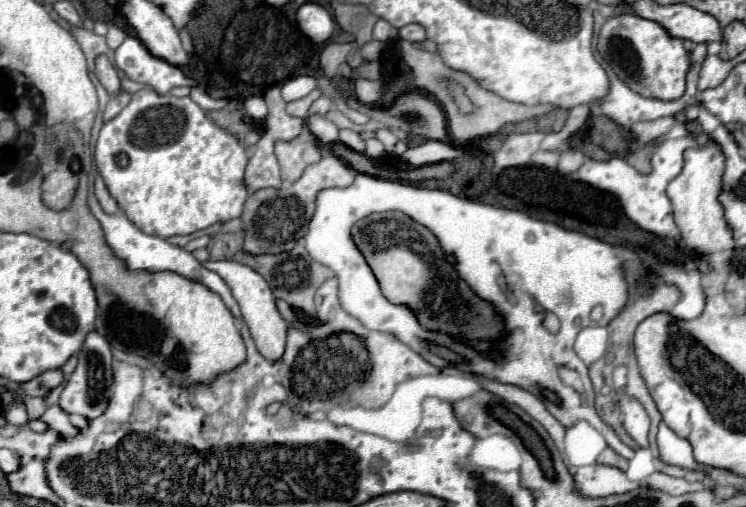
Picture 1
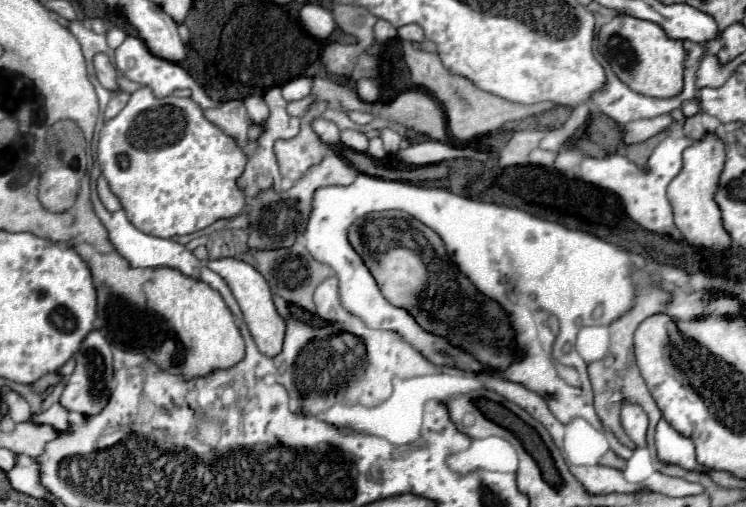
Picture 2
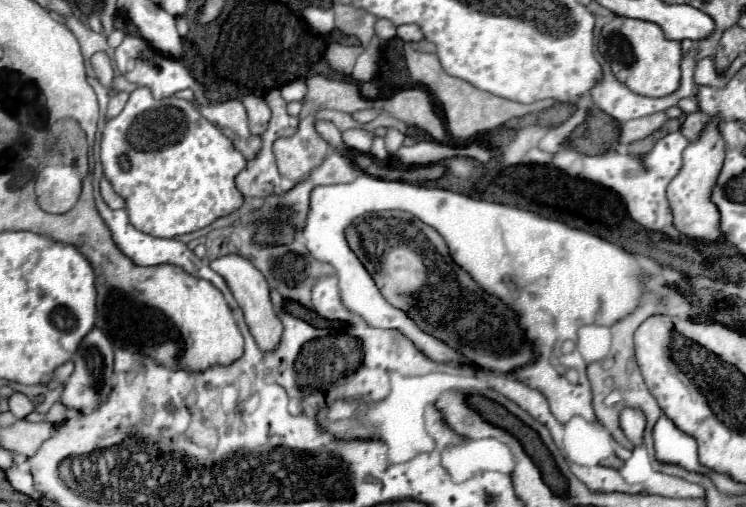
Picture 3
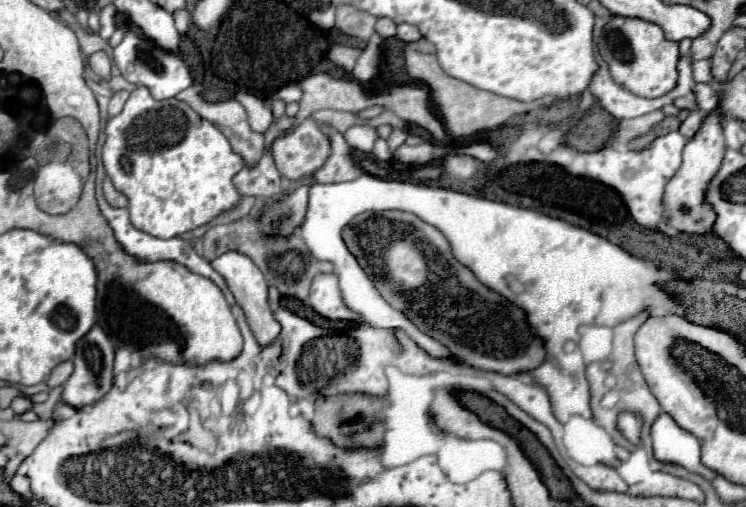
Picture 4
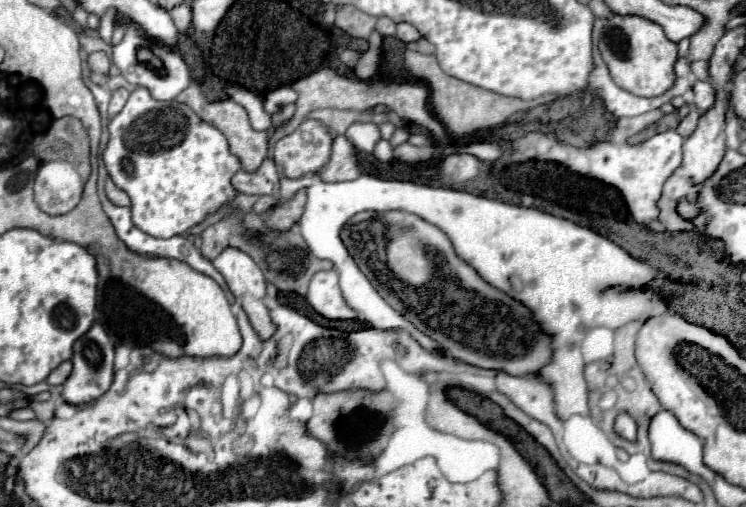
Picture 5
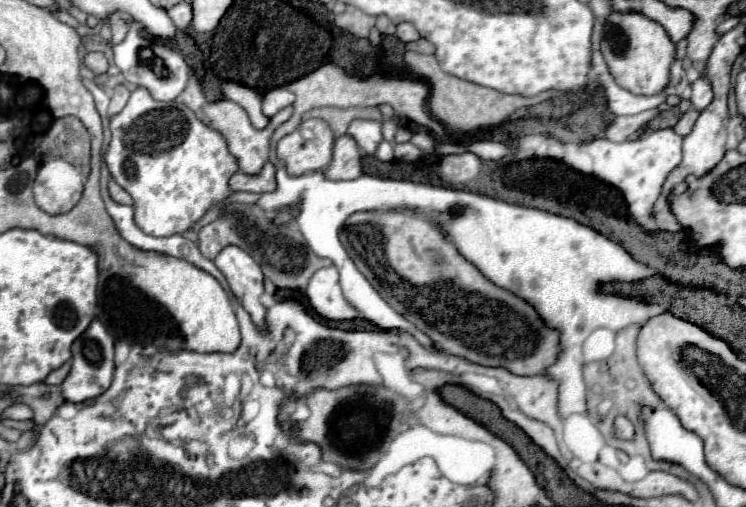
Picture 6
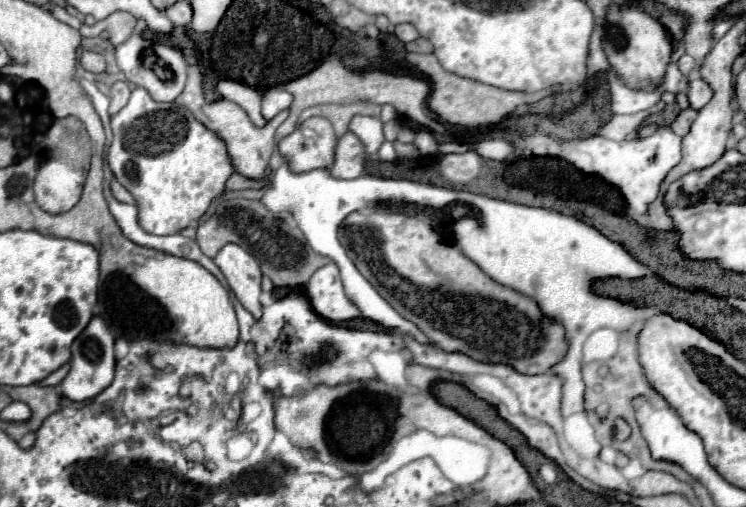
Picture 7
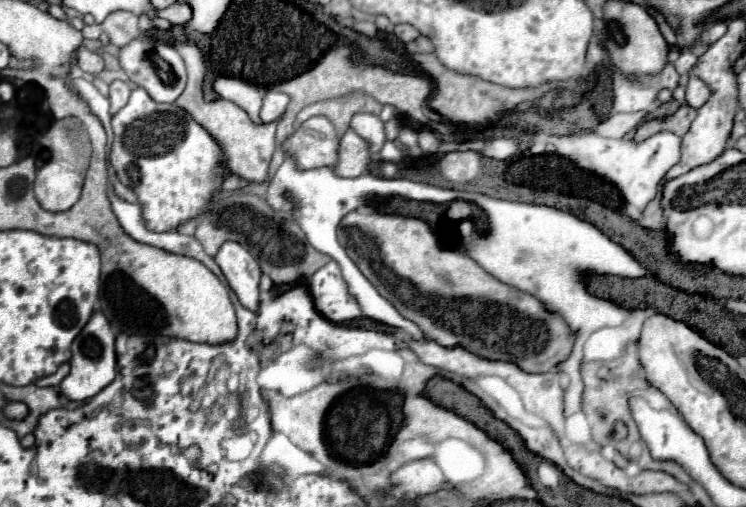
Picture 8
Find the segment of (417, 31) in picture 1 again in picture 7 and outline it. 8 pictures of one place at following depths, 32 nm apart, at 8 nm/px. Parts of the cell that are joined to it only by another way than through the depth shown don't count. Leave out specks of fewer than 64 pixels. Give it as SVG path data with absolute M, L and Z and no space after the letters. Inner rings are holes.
M398 24L394 34L396 34L402 42L412 42L412 40L418 40L418 38L420 38L418 30L416 30L414 26L410 26L410 24Z

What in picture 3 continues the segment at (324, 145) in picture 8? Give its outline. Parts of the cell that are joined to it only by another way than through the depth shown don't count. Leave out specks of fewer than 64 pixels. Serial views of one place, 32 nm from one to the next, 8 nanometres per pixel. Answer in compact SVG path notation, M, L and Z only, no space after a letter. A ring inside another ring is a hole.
M314 116L302 118L298 132L290 138L278 138L274 142L274 156L282 176L298 182L312 168L320 166L330 152L328 142L314 130Z

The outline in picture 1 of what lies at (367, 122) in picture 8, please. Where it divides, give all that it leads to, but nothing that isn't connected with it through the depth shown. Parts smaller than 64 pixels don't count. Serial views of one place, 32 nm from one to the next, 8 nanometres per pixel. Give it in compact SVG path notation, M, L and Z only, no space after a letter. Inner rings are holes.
M340 130L340 142L346 144L348 148L356 150L356 152L362 152L364 150L364 140L354 130Z

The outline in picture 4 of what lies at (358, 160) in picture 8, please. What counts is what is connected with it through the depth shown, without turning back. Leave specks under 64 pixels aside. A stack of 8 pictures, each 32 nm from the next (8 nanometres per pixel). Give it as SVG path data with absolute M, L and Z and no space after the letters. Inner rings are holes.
M320 124L322 132L332 138L332 152L328 156L328 160L324 162L322 168L318 168L312 174L312 182L322 182L322 184L330 184L330 182L346 182L346 180L354 180L362 174L362 170L358 168L358 164L354 164L352 156L350 156L350 146L346 144L346 140L342 138L340 132L336 132L332 126L328 124Z

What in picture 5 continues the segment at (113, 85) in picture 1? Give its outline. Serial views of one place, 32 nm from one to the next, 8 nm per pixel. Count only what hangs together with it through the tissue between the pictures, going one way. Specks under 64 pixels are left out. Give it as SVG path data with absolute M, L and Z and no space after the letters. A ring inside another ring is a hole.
M92 52L86 62L88 62L88 66L90 66L92 72L108 76L108 72L110 72L110 60L108 60L108 56L104 52Z

